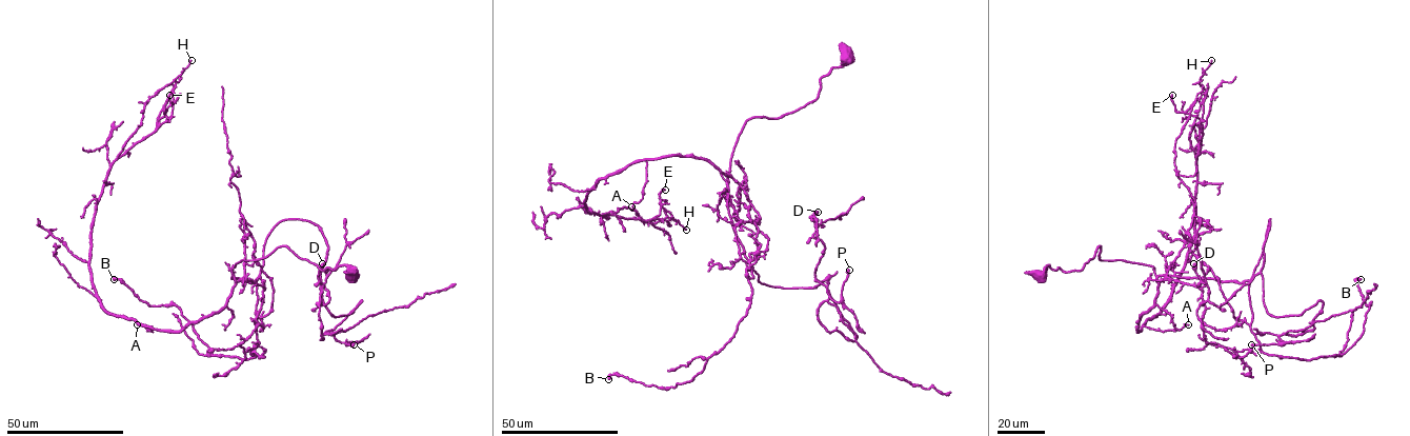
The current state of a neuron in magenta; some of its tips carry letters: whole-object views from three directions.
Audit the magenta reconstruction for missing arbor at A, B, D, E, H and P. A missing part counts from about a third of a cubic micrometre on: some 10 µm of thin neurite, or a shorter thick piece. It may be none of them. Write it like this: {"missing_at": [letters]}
{"missing_at": []}

